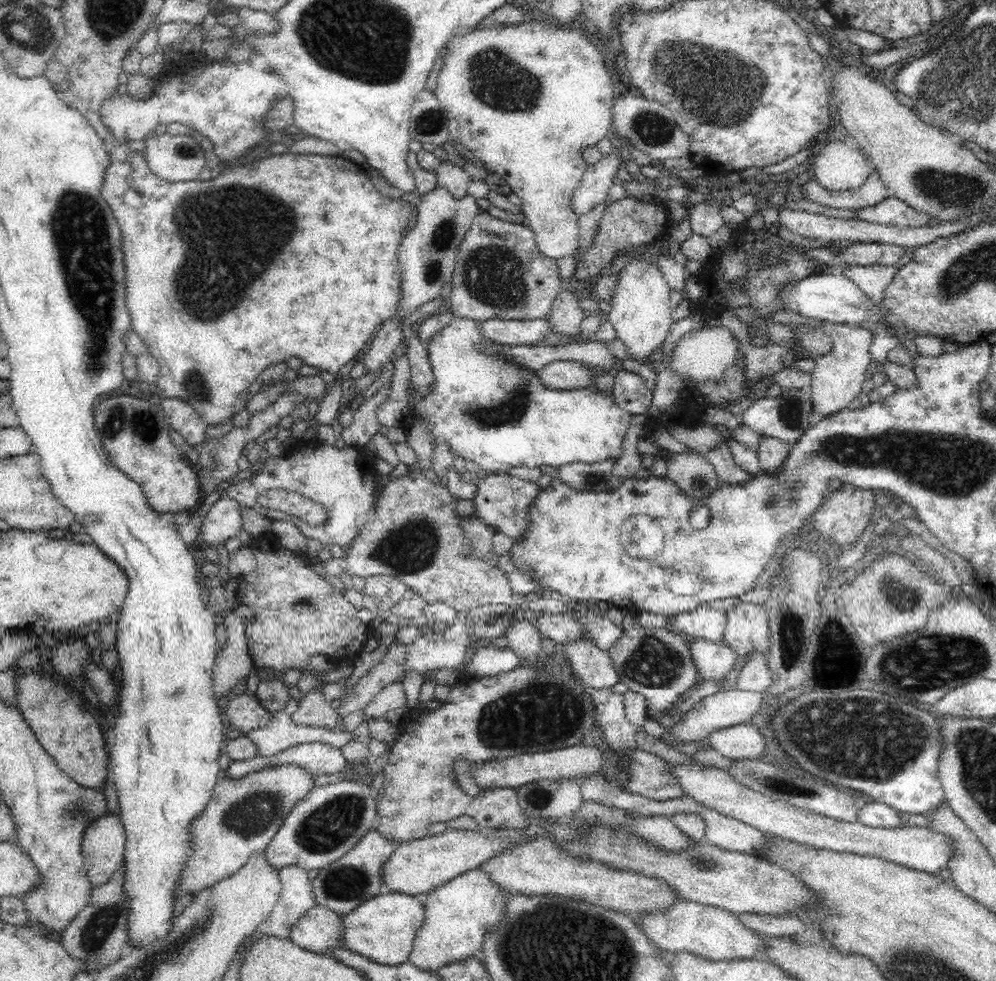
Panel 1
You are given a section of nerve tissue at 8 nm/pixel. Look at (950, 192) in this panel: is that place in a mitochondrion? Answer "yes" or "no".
yes

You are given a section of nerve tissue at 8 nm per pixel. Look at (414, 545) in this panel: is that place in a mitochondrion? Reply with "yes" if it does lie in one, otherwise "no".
yes

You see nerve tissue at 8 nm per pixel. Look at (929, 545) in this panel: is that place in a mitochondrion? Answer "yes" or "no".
no

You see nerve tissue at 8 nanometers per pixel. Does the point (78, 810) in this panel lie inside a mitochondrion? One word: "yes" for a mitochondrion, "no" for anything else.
yes

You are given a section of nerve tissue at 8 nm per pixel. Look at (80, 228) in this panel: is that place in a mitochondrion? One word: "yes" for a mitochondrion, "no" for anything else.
yes

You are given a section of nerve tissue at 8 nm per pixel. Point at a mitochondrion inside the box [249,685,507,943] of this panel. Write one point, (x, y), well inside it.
(333, 825)

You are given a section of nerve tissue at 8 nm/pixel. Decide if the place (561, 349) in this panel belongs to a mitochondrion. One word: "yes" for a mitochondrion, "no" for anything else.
no

